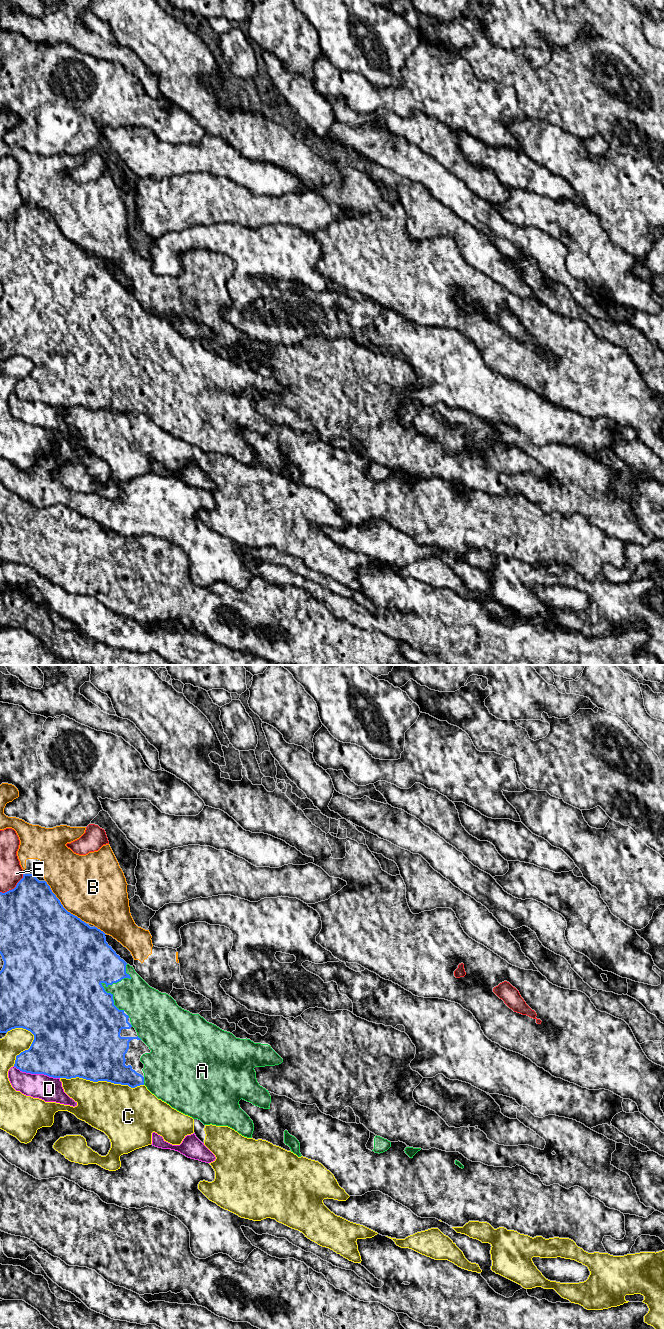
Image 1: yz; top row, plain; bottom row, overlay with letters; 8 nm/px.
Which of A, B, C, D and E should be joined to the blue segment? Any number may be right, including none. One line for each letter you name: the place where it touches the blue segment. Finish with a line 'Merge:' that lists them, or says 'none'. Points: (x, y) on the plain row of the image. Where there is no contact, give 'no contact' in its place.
A: contact yz (110, 312)
Merge: A

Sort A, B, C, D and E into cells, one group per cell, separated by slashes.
A / B / C / D / E

